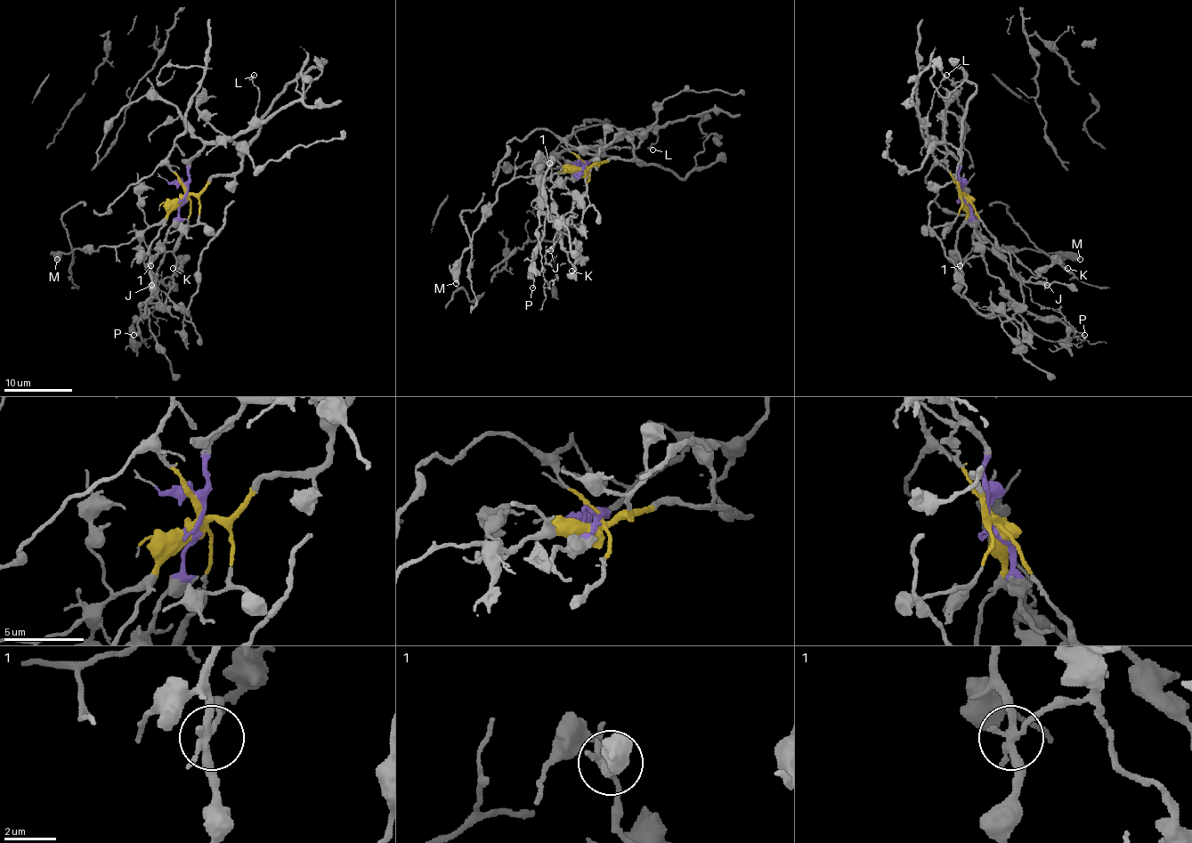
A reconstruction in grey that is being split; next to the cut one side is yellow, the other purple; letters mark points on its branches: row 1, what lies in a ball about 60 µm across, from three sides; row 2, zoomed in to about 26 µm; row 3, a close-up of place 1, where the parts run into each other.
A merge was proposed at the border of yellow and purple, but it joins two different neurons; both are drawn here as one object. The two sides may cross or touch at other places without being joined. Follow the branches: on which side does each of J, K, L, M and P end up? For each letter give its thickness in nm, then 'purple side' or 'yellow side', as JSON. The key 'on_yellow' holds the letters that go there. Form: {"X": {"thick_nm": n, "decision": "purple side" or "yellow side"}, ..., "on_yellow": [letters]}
{"J": {"thick_nm": 150, "decision": "yellow side"}, "K": {"thick_nm": 130, "decision": "yellow side"}, "L": {"thick_nm": 170, "decision": "purple side"}, "M": {"thick_nm": 550, "decision": "yellow side"}, "P": {"thick_nm": 130, "decision": "yellow side"}, "on_yellow": ["J", "K", "M", "P"]}

